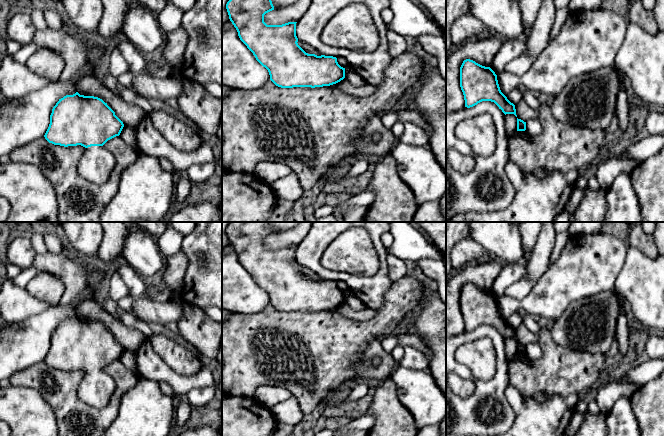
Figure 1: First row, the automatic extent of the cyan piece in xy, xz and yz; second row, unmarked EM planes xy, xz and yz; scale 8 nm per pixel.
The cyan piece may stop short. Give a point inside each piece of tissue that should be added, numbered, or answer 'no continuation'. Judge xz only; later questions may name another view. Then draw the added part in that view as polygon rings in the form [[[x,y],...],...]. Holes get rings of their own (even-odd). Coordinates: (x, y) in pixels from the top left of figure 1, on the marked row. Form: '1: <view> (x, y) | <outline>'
no continuation

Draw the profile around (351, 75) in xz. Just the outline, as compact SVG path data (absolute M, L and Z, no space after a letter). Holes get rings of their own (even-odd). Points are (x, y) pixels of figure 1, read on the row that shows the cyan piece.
M352 67L345 68L345 80L349 81L351 85L359 87L365 84L364 79Z

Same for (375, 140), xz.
M379 115L372 116L353 143L352 155L358 156L360 159L368 159L373 165L374 157L390 154L395 138L391 130L383 125Z

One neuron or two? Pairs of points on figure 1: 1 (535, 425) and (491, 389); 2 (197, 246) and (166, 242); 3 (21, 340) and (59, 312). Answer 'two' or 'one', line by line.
1: two
2: two
3: one

